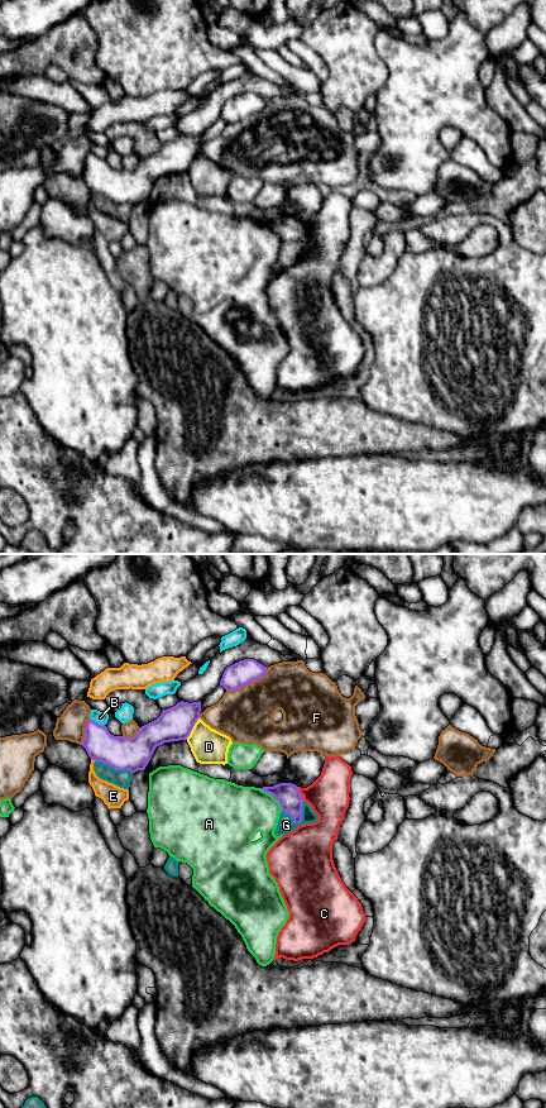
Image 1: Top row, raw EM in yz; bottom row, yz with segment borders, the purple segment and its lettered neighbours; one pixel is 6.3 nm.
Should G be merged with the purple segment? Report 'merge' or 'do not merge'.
merge

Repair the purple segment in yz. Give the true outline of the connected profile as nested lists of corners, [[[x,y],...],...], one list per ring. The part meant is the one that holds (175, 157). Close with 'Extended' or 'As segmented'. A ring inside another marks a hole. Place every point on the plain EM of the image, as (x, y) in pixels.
[[[181,134],[163,143],[157,153],[139,161],[131,172],[114,169],[105,158],[90,152],[82,180],[95,195],[94,204],[100,212],[129,224],[133,207],[145,202],[157,180],[187,173],[200,145],[200,134]]]. Extended

